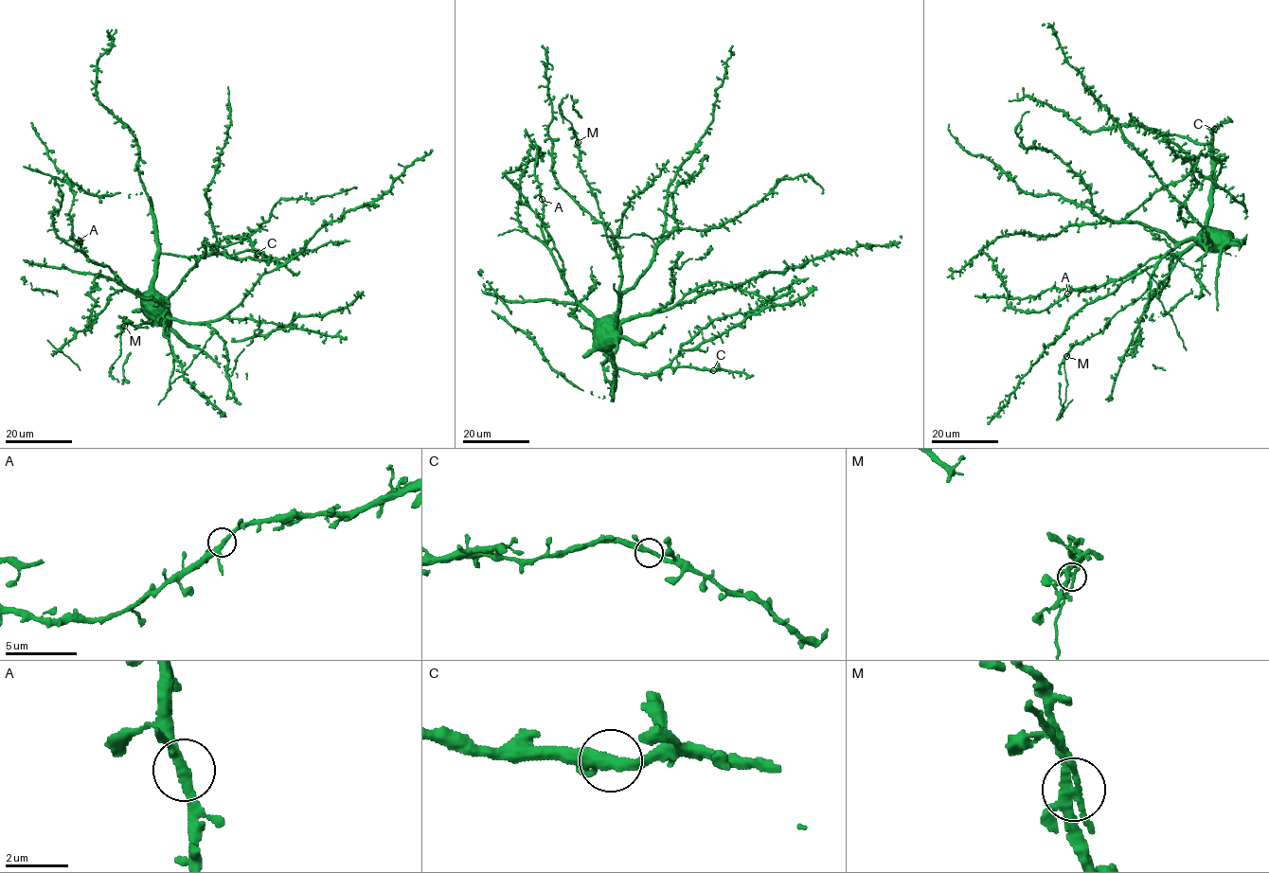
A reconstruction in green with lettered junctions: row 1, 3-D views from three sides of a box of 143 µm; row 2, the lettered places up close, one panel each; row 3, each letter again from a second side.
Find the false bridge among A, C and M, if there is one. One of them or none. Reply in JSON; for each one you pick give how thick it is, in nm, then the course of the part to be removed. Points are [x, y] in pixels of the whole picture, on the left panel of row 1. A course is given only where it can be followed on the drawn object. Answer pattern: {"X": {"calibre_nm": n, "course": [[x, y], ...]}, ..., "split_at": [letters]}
{"M": {"calibre_nm": 280, "course": [[124, 326], [121, 354], [111, 365], [110, 373], [121, 383], [124, 379], [123, 365], [130, 351]]}, "split_at": ["M"]}

